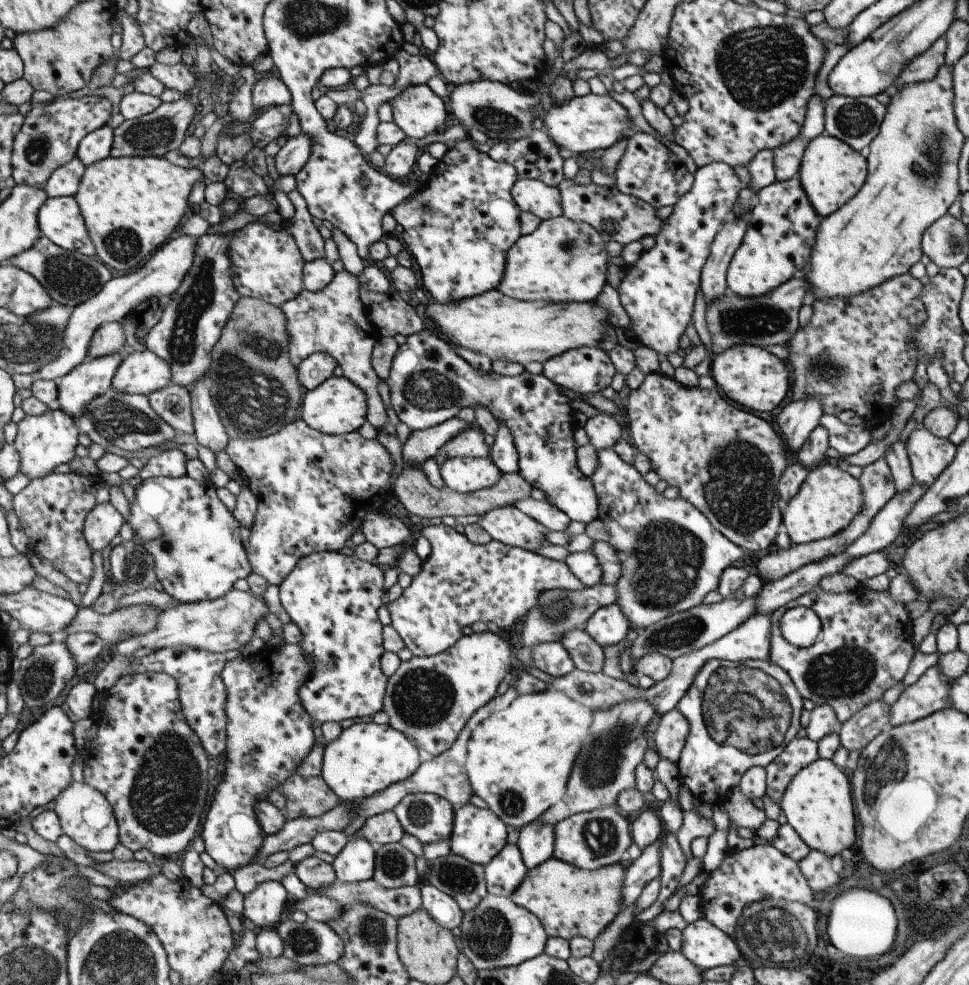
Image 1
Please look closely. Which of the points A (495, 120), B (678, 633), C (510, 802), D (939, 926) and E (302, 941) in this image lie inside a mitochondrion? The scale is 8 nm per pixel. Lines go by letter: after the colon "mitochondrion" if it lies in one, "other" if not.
A: mitochondrion
B: mitochondrion
C: mitochondrion
D: other
E: mitochondrion

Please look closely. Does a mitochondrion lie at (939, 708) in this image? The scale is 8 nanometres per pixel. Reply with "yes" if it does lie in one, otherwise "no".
no

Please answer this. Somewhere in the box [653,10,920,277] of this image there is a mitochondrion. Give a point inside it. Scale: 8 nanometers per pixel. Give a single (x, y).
(762, 66)

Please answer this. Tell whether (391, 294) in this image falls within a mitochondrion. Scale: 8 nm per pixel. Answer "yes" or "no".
no

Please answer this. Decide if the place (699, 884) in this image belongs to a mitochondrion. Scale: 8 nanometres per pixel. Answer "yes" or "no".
no

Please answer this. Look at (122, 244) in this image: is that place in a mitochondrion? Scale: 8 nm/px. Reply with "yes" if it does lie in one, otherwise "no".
yes

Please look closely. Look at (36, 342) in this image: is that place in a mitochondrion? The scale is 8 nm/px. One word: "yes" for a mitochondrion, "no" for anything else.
yes

